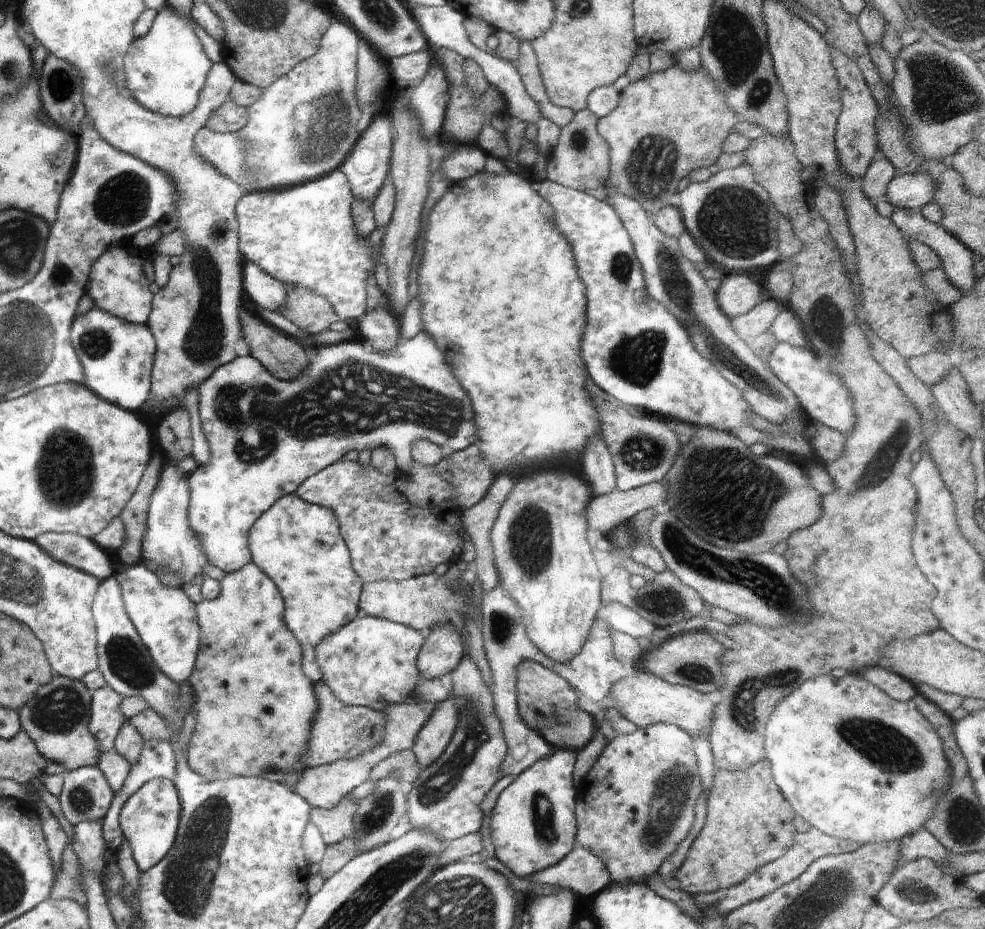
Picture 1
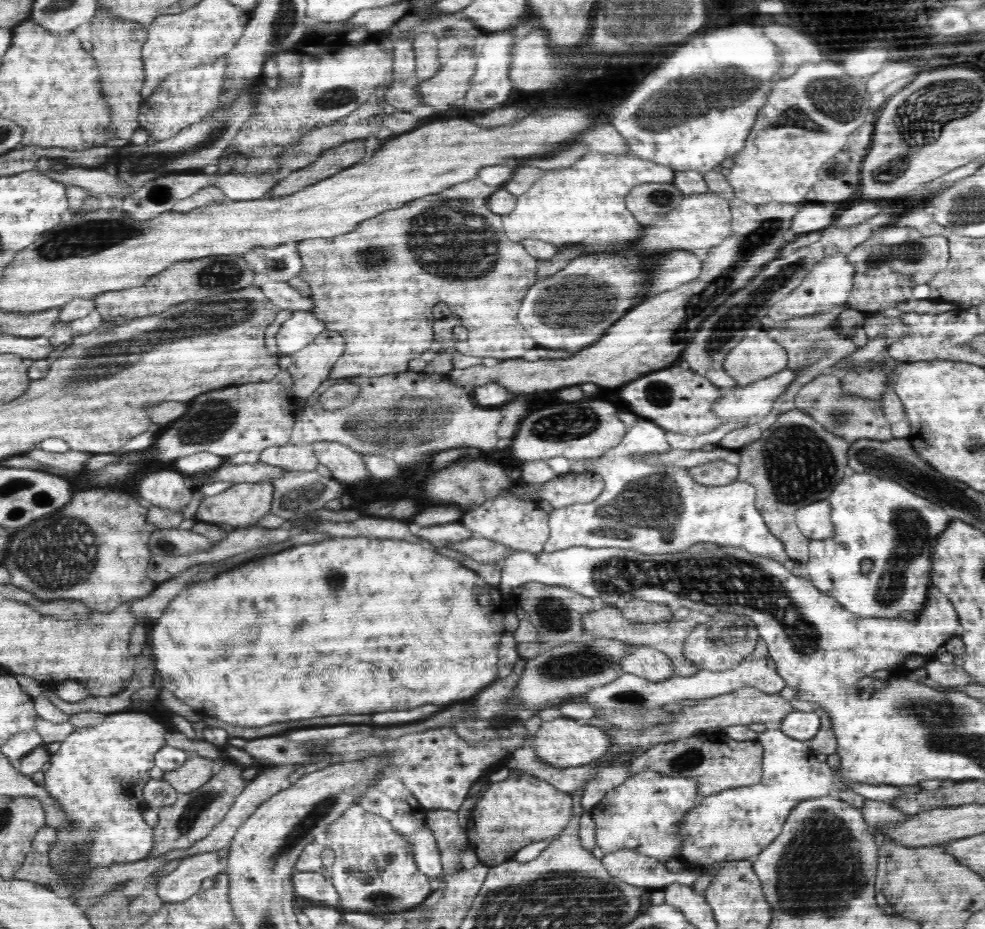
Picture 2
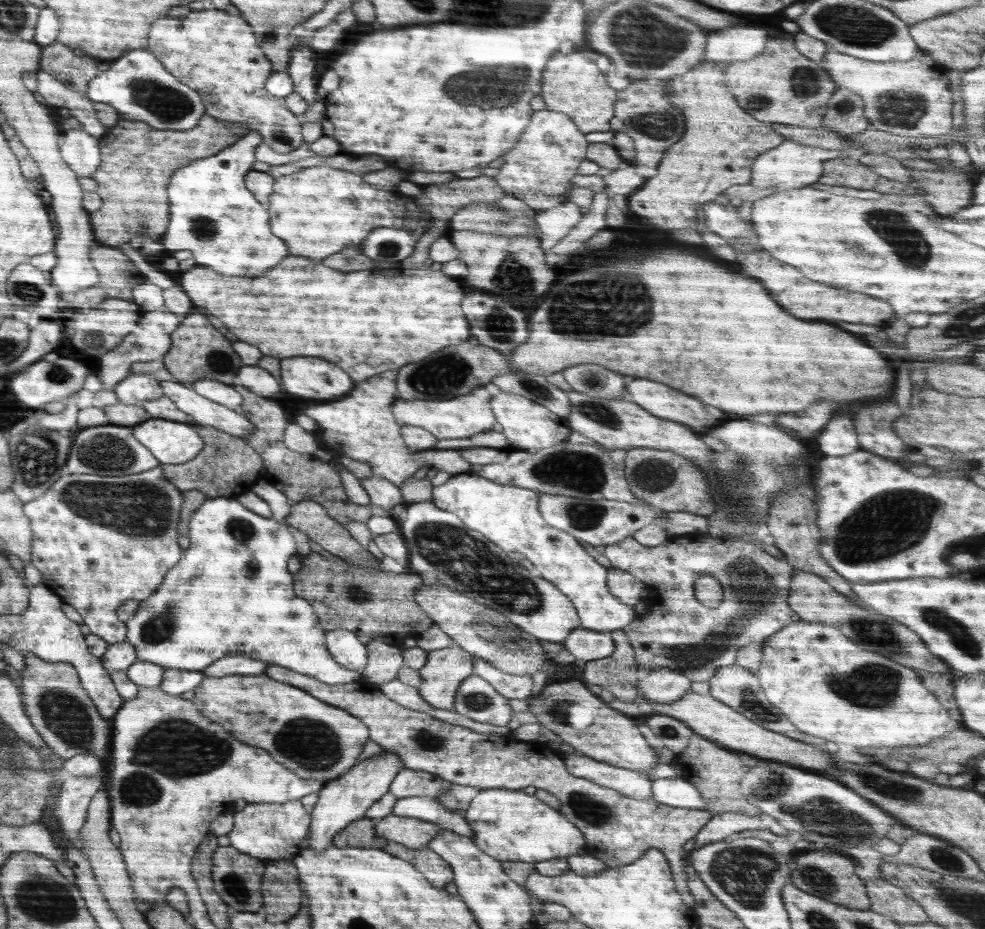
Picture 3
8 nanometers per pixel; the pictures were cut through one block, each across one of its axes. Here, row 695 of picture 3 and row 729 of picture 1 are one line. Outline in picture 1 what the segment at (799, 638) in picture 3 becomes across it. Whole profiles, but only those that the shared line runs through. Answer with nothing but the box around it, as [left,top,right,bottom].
[764,673,950,845]

